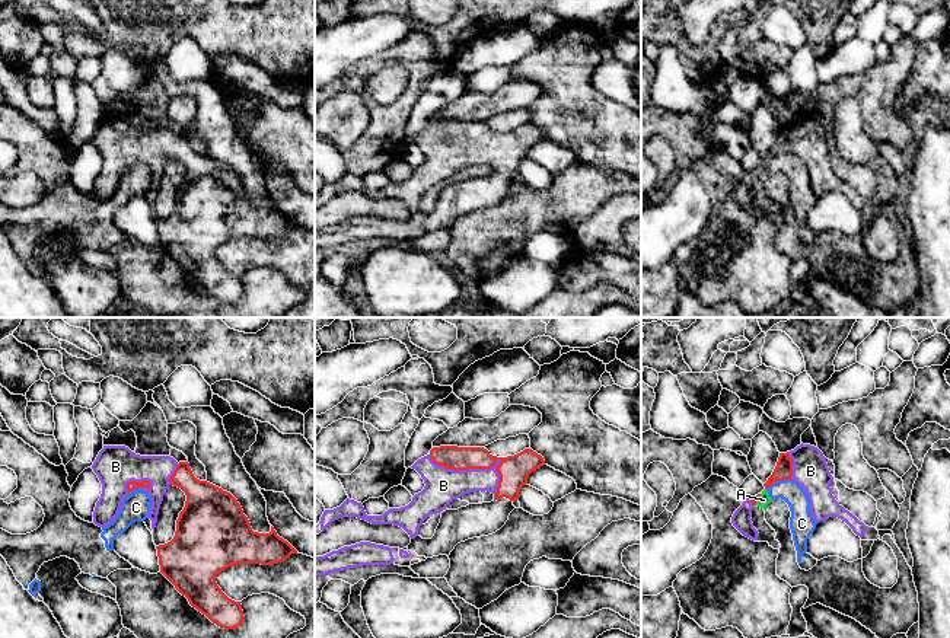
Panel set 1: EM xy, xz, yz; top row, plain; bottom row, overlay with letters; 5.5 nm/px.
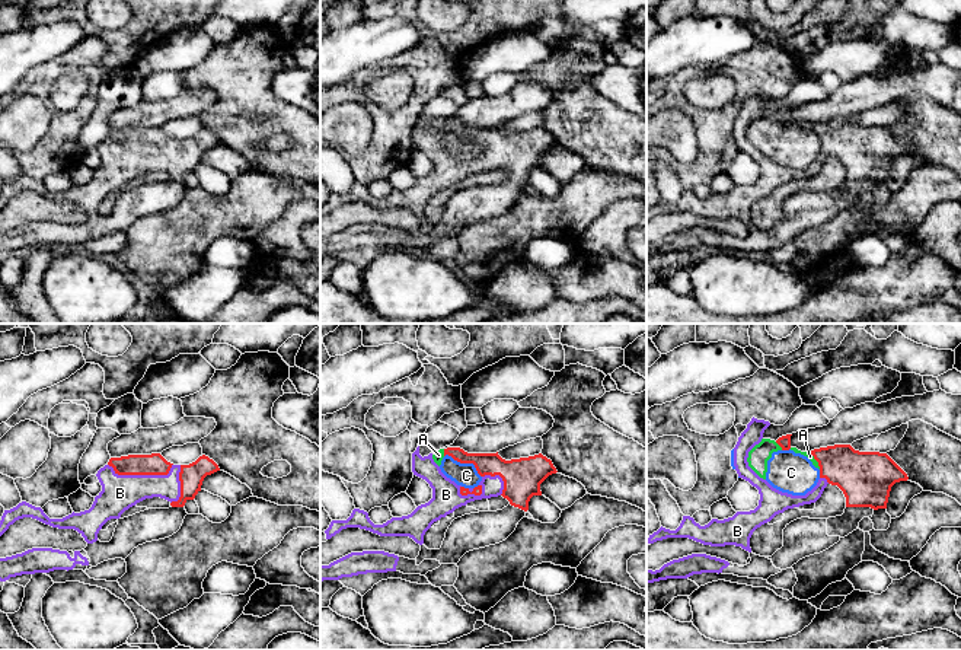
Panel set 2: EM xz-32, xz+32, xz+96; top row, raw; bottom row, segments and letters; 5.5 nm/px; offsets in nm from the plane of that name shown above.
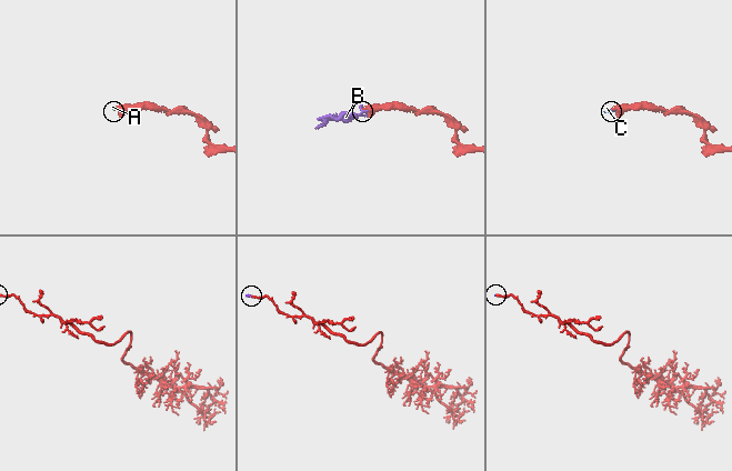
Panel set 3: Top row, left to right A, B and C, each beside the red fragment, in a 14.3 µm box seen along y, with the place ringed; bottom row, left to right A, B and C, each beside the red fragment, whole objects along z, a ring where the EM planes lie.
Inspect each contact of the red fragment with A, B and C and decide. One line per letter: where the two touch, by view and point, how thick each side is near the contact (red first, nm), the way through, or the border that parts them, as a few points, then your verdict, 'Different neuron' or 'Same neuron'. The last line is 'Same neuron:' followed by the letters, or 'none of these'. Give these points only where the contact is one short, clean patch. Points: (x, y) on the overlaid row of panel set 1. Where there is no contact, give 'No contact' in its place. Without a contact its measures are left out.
A: Touches red at yz (758, 498). Thickness 40 nm (red) against 70 nm. Different neuron
B: Touches red at xz (472, 468). Thickness 170 nm (red) against 190 nm. Same neuron
C: Touches red at yz (777, 479). Thickness 100 nm (red) against 120 nm. Boundary: yz (790, 478), (774, 481), (765, 488). Different neuron
Same neuron: B

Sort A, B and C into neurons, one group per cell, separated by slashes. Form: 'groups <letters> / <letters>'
groups A C / B

